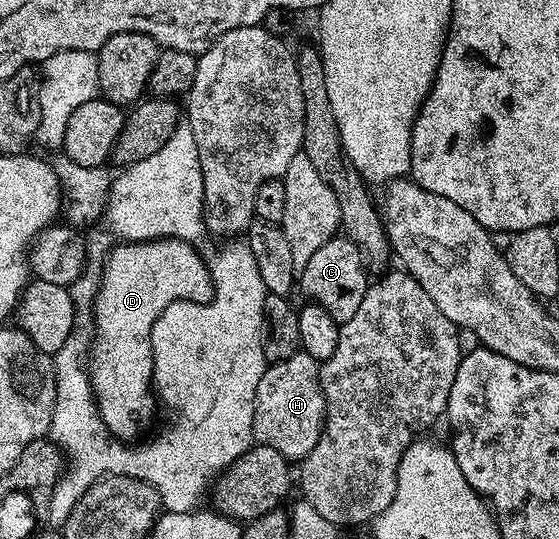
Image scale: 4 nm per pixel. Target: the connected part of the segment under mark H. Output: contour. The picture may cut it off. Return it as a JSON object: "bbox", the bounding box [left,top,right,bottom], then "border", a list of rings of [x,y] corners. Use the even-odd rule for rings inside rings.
{"bbox":[253,349,327,461],"border":[[[302,349],[294,351],[289,358],[280,363],[268,366],[266,373],[257,381],[257,393],[253,405],[254,442],[258,445],[269,445],[277,449],[288,461],[301,461],[317,445],[323,432],[323,420],[327,417],[327,402],[319,384],[320,360],[309,357]]]}

